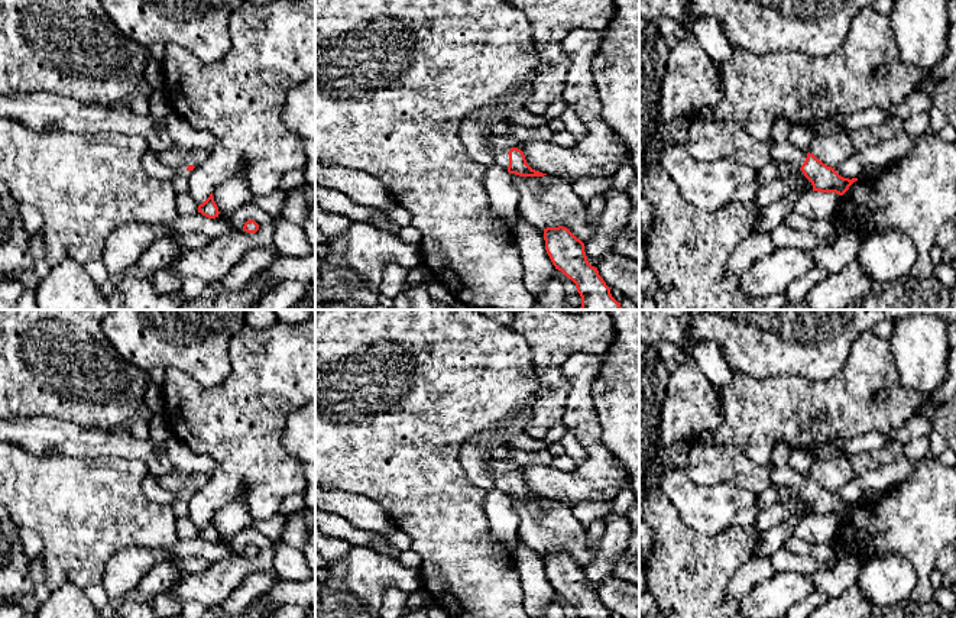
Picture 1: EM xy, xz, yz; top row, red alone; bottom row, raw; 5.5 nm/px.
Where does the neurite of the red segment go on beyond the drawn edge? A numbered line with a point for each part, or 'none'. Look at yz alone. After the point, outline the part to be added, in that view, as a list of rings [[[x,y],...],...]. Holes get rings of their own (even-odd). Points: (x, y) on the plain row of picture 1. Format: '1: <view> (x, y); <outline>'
1: yz (787, 476); [[[785,465],[782,467],[775,467],[775,470],[772,473],[772,483],[777,488],[782,488],[782,486],[788,488],[795,496],[804,488],[807,478],[808,476],[801,475],[795,469]]]

